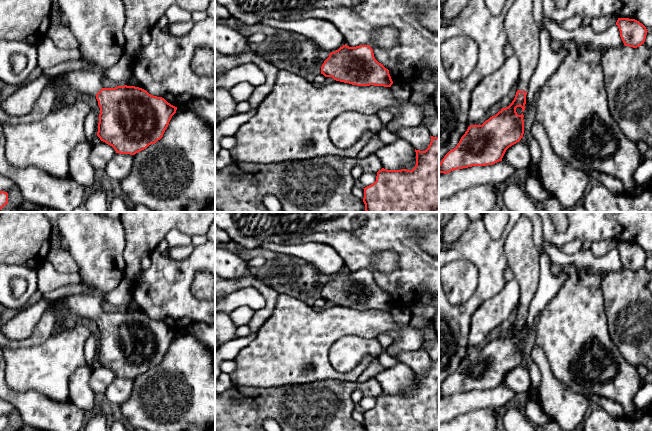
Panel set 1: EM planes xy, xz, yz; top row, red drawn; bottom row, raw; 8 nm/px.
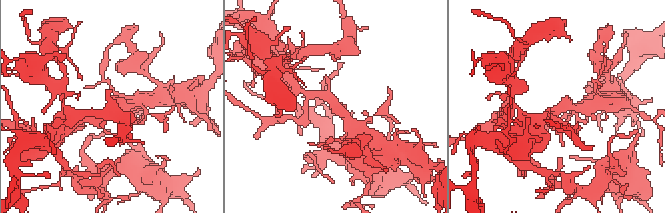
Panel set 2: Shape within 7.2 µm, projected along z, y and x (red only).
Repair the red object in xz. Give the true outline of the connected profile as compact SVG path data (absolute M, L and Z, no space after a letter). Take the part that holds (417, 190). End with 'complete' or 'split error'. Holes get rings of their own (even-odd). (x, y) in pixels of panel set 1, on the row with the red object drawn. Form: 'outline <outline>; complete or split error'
outline M431 136L425 151L415 152L416 165L412 170L382 168L376 181L363 188L366 212L439 212L439 136Z; complete

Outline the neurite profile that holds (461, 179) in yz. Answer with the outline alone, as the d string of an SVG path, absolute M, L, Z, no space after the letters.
M499 161L493 165L472 166L453 170L450 173L439 173L439 201L474 186L483 184L501 185L509 181L516 169Z

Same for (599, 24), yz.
M606 15L602 17L593 17L589 19L589 25L595 33L602 33L610 26L616 24L618 18L613 15Z

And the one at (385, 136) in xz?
M386 126L377 135L379 141L385 145L391 144L399 139L399 136L395 132L390 131Z

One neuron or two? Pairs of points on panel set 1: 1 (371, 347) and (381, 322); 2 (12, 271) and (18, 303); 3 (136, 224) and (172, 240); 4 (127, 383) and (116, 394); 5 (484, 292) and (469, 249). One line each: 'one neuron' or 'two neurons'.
1: two neurons
2: one neuron
3: two neurons
4: one neuron
5: one neuron

